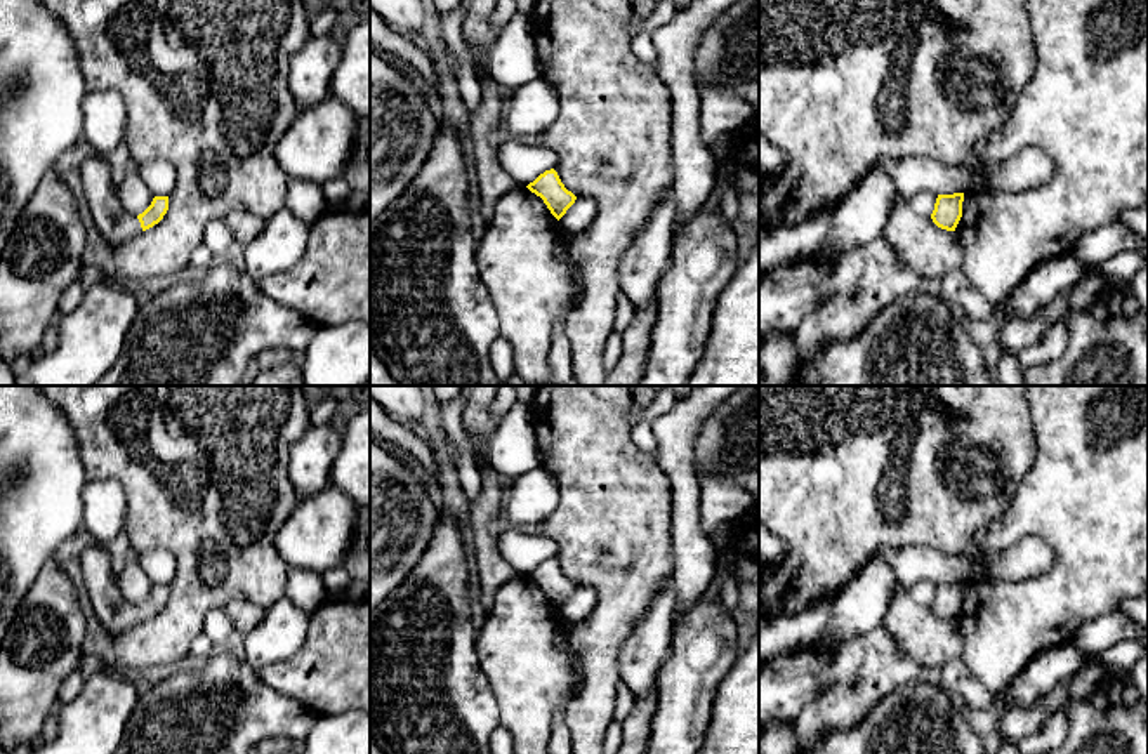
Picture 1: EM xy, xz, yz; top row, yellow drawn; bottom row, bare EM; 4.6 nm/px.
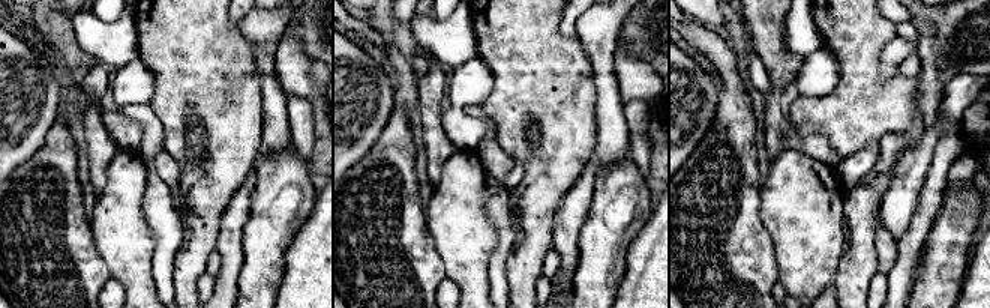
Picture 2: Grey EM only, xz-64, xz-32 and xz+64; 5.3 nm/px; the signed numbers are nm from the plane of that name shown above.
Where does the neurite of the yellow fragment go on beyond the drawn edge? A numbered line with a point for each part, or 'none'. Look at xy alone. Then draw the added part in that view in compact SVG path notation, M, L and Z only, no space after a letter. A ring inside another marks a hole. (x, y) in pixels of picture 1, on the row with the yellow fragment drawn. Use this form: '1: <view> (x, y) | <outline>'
1: xy (117, 224) | M92 155L80 167L82 184L94 222L108 245L118 247L142 231L137 215L127 212L116 198L116 184L111 177L111 160Z

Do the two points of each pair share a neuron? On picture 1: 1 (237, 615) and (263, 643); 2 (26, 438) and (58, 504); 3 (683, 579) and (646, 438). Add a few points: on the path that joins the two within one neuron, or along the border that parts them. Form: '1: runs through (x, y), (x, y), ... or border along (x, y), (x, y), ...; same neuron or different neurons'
1: border along (264, 610), (264, 615), (245, 634); different neurons
2: runs through (32, 454), (37, 483), (42, 489); same neuron
3: border along (666, 414), (660, 414), (652, 423), (657, 456); different neurons

